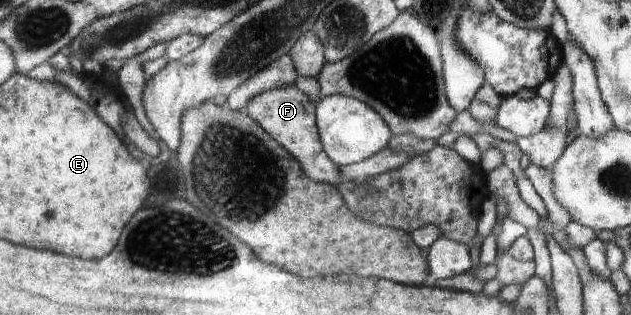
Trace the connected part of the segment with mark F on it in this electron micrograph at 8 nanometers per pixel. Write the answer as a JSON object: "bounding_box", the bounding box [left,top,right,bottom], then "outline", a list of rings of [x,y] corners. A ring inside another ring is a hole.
{"bounding_box":[245,84,341,186],"outline":[[[291,84],[291,87],[277,88],[254,96],[247,104],[245,112],[258,121],[263,129],[287,149],[287,152],[298,159],[310,180],[337,186],[341,182],[339,168],[329,159],[319,140],[315,124],[315,107],[316,104],[311,102],[296,84]]]}

